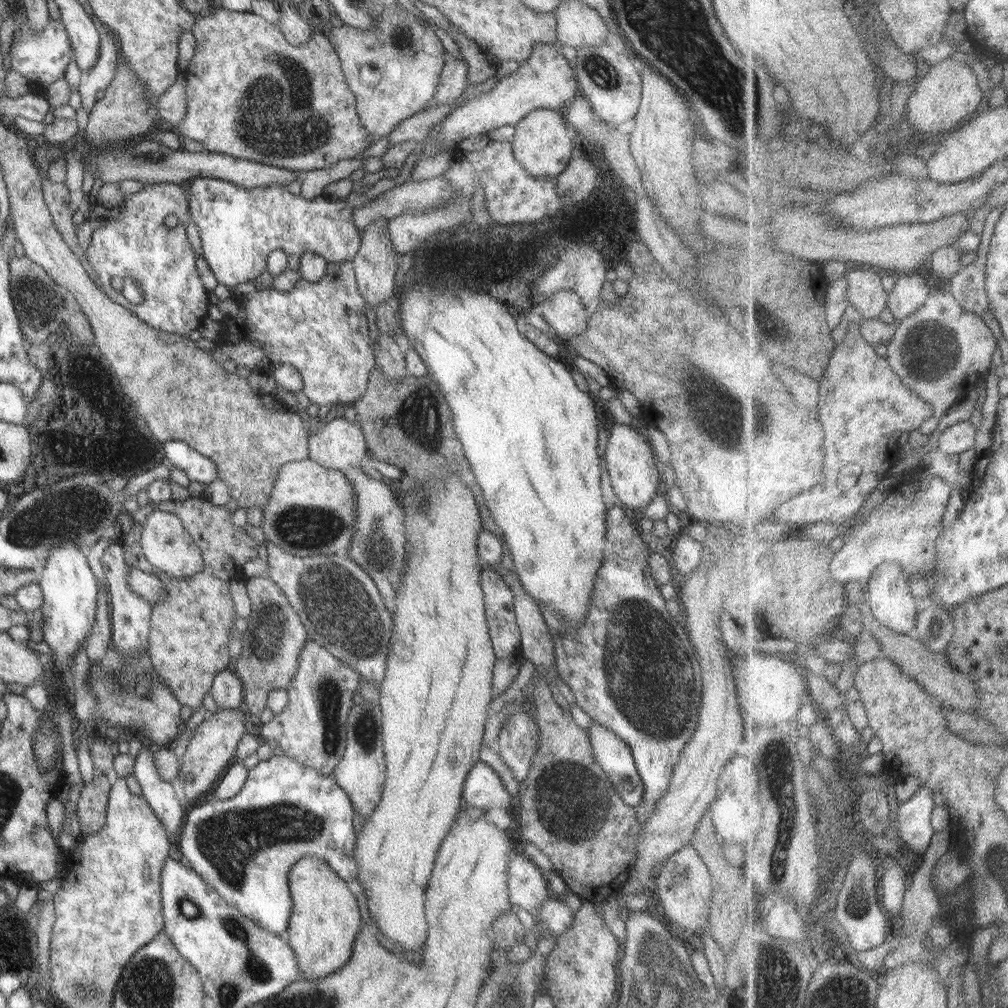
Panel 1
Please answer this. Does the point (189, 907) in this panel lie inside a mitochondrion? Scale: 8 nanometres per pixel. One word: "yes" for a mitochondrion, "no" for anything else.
yes

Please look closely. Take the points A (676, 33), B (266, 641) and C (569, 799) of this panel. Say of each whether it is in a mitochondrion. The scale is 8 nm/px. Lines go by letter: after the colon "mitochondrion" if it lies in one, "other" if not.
A: mitochondrion
B: mitochondrion
C: mitochondrion

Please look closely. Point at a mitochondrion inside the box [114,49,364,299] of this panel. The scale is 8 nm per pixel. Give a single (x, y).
(300, 133)

